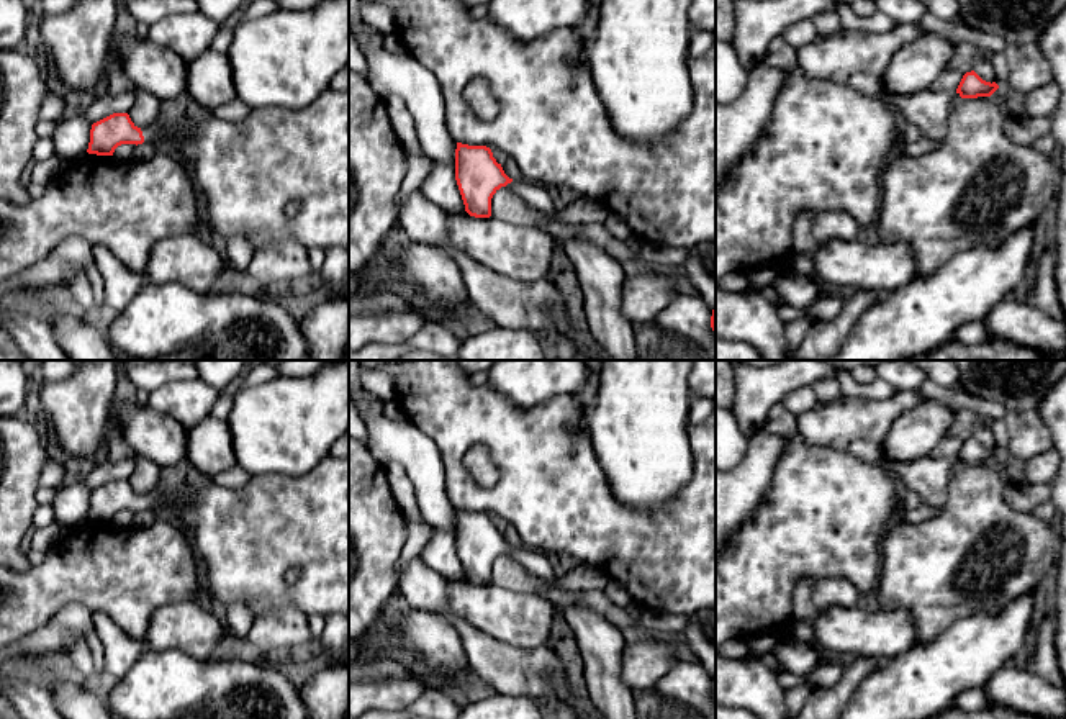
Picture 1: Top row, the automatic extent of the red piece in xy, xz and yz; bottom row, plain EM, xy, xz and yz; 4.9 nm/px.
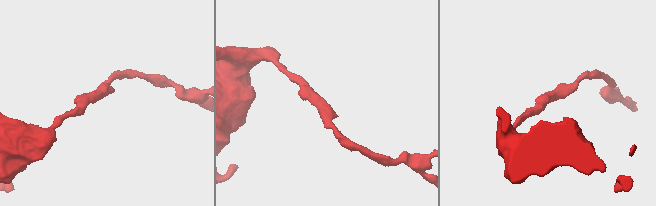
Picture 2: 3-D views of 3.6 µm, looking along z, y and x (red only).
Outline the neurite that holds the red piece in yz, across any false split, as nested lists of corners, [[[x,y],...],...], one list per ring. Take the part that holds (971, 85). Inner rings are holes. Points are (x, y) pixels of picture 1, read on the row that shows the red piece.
[[[974,70],[966,72],[956,88],[961,98],[991,97],[999,85],[982,80]]]

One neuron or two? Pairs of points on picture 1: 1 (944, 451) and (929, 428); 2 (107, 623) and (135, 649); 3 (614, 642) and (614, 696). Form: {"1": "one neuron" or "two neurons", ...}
{"1": "two neurons", "2": "one neuron", "3": "one neuron"}

